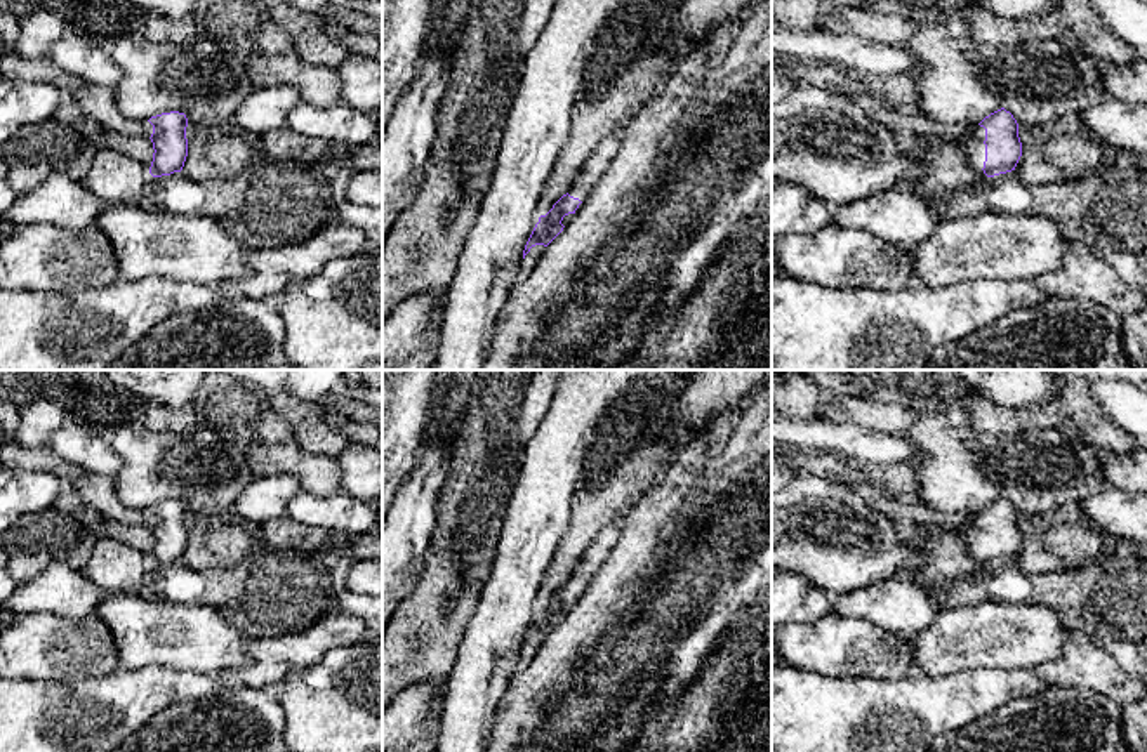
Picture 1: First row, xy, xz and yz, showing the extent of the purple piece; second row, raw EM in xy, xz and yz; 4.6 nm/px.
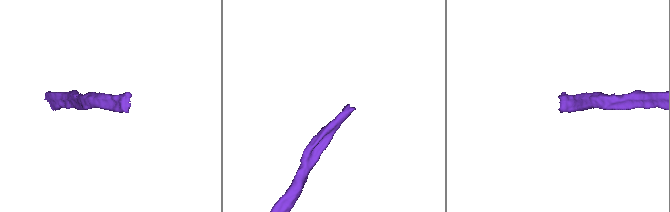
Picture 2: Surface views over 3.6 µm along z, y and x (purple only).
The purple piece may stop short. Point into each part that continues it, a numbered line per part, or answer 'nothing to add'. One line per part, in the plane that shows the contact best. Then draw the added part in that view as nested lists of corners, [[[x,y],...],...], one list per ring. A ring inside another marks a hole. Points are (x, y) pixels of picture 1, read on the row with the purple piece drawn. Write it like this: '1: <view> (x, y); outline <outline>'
1: yz (972, 145); outline [[[970,125],[970,130],[956,141],[956,144],[961,148],[961,151],[966,156],[966,162],[971,168],[977,168],[984,172],[984,162],[985,162],[985,129],[980,125]]]

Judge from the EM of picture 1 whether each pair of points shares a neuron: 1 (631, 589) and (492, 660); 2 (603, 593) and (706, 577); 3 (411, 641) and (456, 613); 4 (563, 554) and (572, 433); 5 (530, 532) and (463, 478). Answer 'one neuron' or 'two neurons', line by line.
1: two neurons
2: two neurons
3: one neuron
4: two neurons
5: two neurons

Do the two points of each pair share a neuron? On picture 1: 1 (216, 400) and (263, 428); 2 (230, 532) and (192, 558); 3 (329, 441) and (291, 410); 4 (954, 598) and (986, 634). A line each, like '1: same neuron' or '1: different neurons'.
1: same neuron
2: same neuron
3: same neuron
4: different neurons

